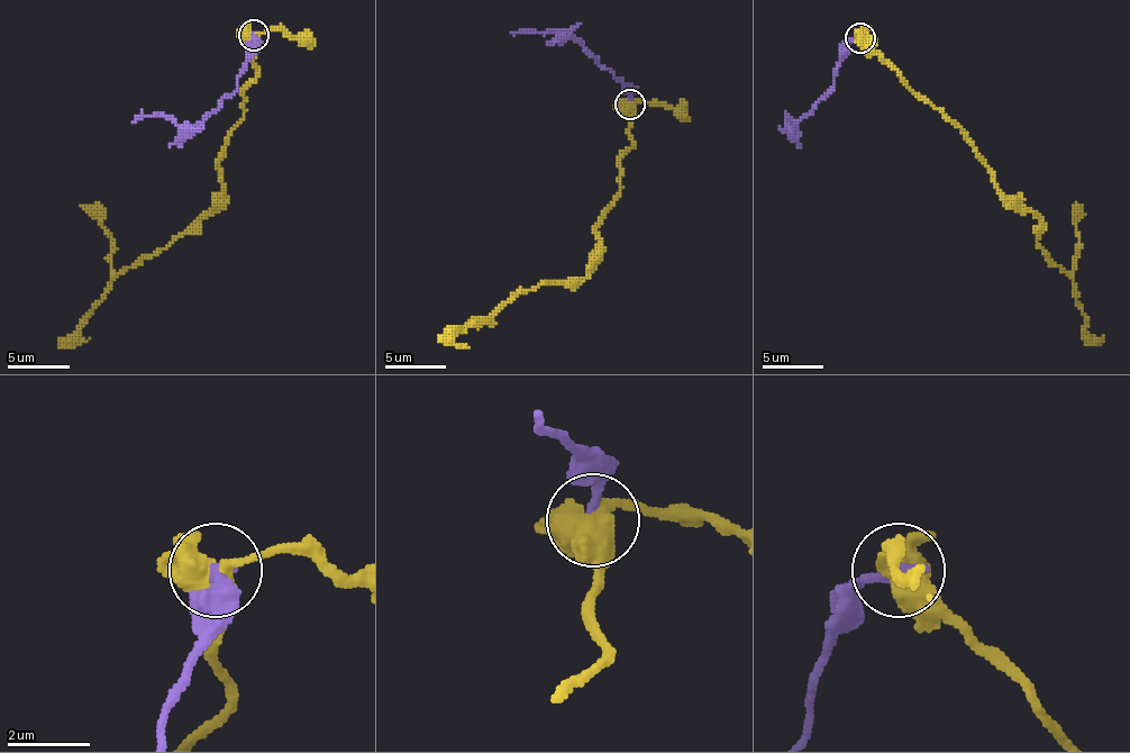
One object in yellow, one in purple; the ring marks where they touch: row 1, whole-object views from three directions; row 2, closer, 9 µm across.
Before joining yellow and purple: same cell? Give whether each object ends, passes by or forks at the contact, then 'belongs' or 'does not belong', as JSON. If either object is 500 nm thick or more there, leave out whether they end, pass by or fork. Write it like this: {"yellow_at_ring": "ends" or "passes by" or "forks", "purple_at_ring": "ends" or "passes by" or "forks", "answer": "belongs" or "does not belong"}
{"answer": "does not belong"}

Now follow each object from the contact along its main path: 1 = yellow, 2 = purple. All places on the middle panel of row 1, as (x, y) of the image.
1: (629, 106), (631, 147), (595, 223), (592, 269), (450, 338), (468, 347)
2: (629, 106), (629, 93), (572, 36), (511, 33)

